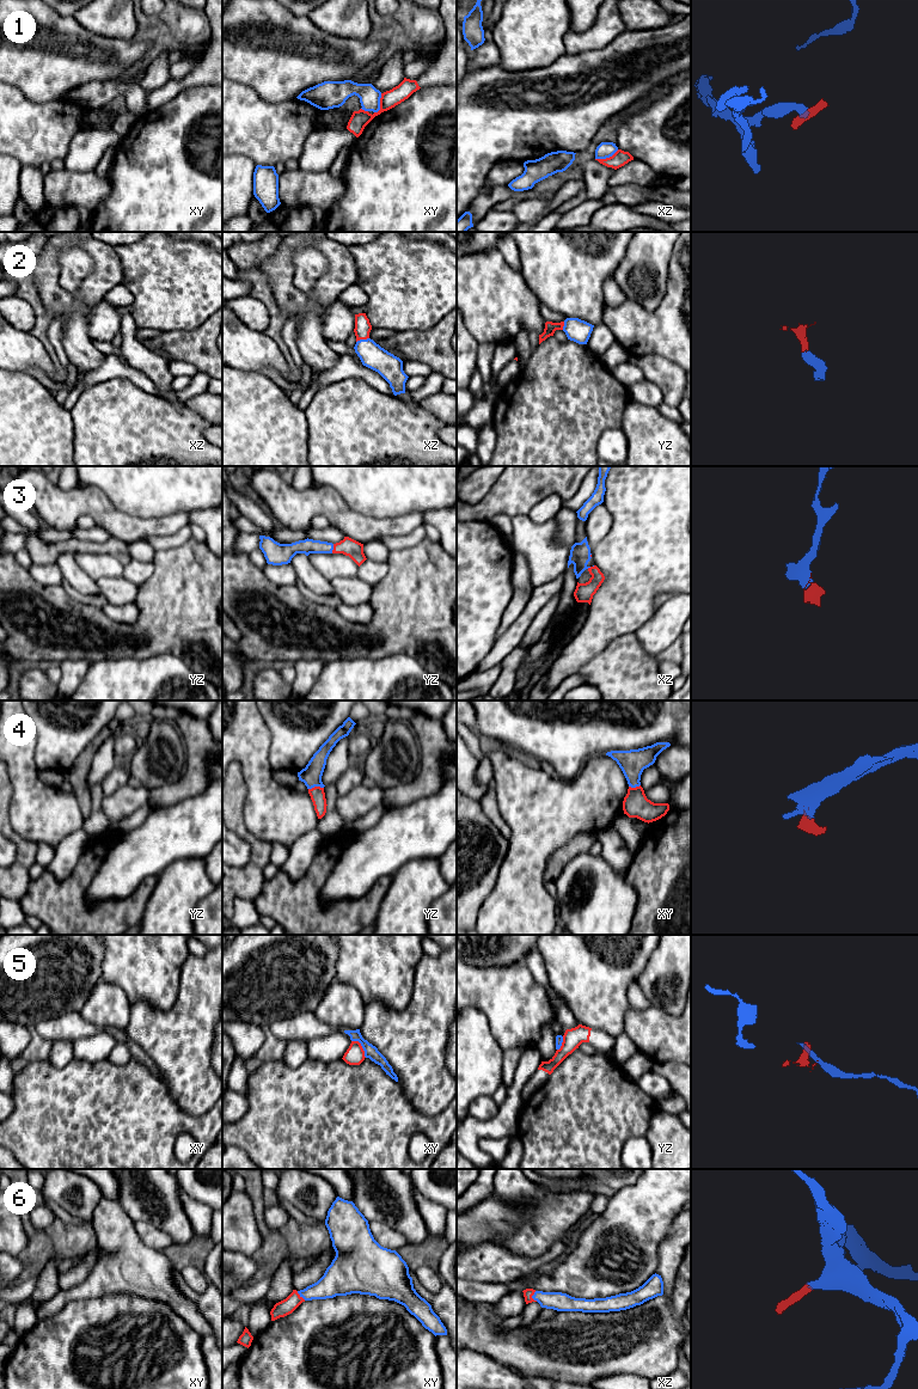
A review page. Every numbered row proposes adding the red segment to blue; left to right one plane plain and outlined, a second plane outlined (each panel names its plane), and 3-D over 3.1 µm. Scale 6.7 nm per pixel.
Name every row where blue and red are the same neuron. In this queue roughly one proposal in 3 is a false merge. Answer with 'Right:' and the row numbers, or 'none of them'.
Right: 2, 3, 4, 6

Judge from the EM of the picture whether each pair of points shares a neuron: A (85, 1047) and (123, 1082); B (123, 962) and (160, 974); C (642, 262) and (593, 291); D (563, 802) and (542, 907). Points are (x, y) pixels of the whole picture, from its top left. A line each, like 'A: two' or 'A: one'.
A: two
B: one
C: two
D: one

